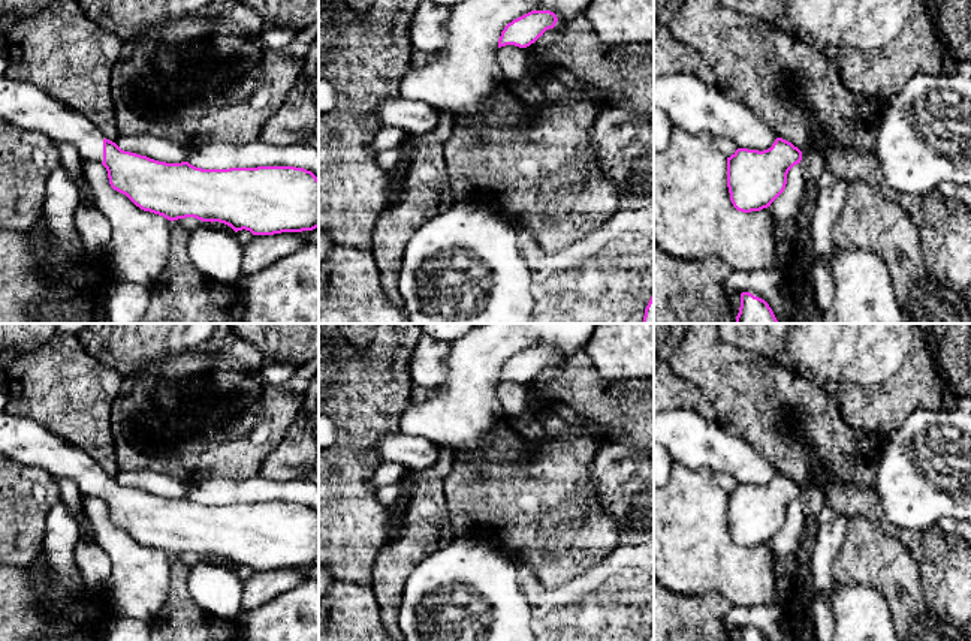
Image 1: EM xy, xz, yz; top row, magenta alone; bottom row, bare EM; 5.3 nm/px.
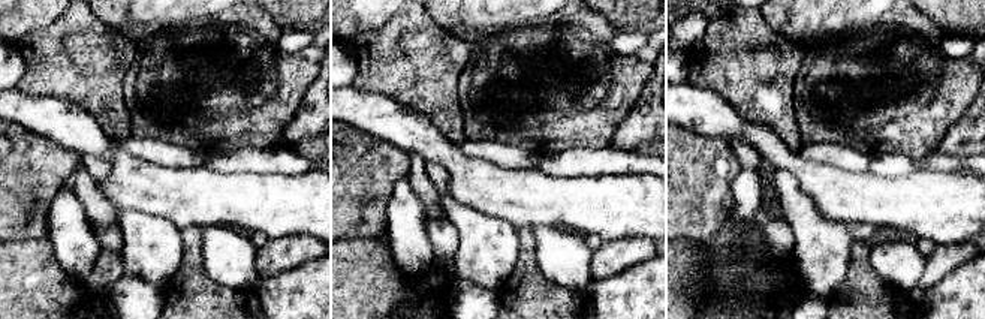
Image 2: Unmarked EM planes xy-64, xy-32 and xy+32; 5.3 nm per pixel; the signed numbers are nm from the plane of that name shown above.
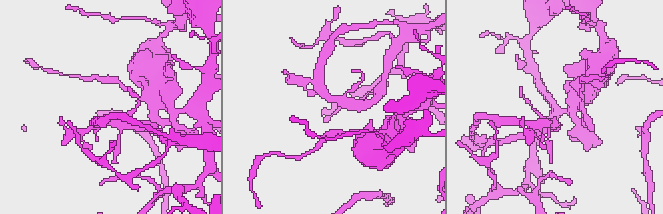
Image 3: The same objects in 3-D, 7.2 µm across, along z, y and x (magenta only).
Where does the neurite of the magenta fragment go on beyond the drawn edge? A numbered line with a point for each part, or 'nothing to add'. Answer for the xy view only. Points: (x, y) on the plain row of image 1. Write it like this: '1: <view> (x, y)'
1: xy (21, 439)

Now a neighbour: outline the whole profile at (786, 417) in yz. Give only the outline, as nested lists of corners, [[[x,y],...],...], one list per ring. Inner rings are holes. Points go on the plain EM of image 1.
[[[690,323],[669,364],[711,403],[720,425],[750,443],[778,473],[800,487],[821,490],[830,479],[838,479],[874,490],[886,440],[868,439],[865,431],[853,428],[844,419],[836,397],[794,367],[782,367],[727,344],[720,338],[715,323]],[[814,458],[823,460],[823,469],[817,473],[808,466]]]

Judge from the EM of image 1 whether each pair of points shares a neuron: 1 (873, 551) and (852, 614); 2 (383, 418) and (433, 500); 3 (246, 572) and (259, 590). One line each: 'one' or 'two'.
1: two
2: two
3: two

